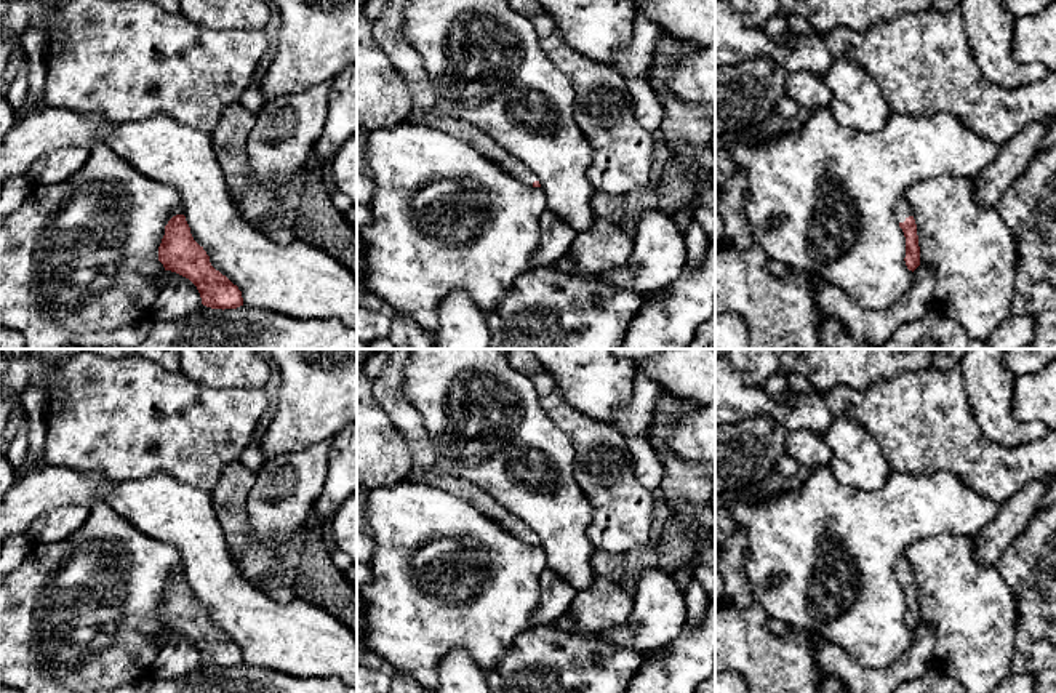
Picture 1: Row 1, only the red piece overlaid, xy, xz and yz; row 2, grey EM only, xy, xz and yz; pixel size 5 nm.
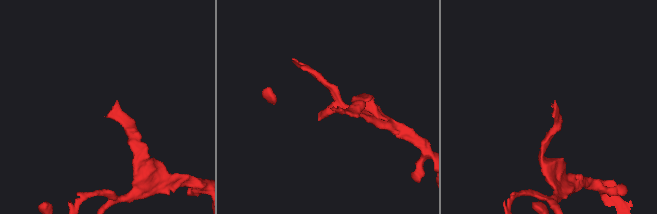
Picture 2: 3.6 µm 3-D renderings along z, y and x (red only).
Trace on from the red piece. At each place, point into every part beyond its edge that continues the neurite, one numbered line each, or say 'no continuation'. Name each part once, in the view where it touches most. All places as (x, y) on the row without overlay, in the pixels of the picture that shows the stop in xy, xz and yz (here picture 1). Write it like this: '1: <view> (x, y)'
1: yz (903, 568)

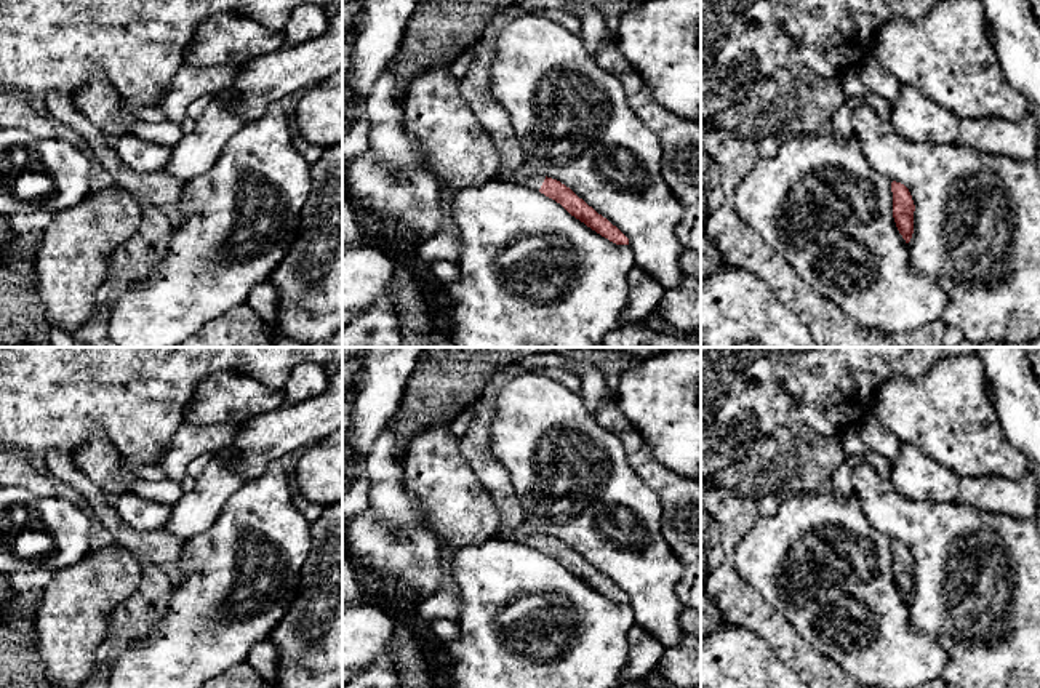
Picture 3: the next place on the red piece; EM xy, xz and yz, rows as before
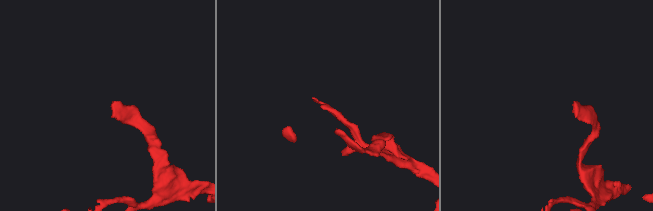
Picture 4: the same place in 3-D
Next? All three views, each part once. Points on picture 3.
1: xz (525, 533)

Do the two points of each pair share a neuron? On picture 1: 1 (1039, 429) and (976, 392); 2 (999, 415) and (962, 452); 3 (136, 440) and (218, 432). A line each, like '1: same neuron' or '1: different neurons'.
1: same neuron
2: different neurons
3: same neuron

